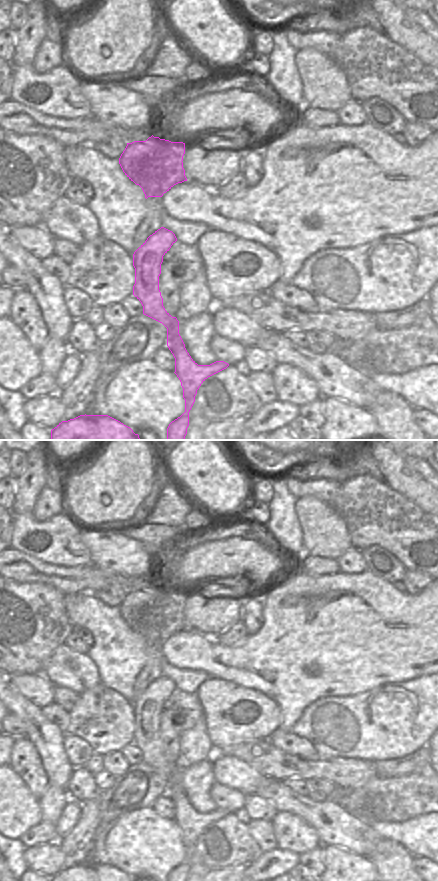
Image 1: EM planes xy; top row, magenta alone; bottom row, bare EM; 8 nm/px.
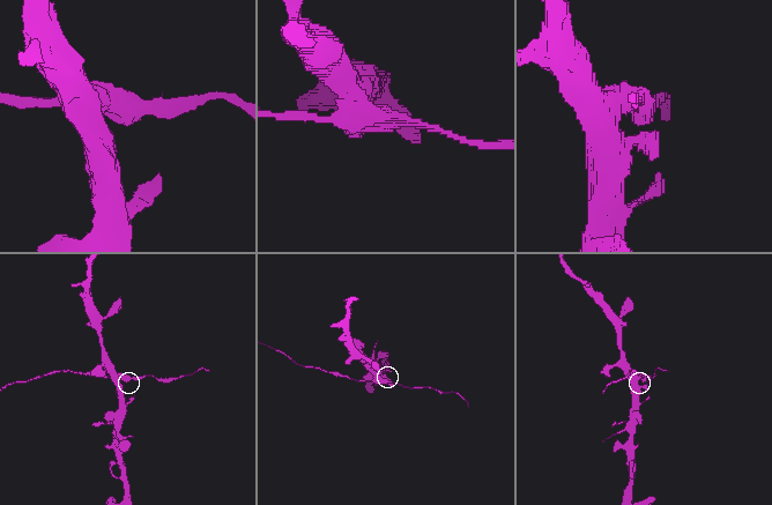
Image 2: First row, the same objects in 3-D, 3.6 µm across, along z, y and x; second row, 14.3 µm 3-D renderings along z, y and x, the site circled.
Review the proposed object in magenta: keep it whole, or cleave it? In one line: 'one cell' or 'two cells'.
two cells

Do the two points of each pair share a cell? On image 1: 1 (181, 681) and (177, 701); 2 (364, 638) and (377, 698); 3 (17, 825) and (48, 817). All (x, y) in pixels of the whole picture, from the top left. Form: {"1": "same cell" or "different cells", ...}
{"1": "different cells", "2": "different cells", "3": "different cells"}

